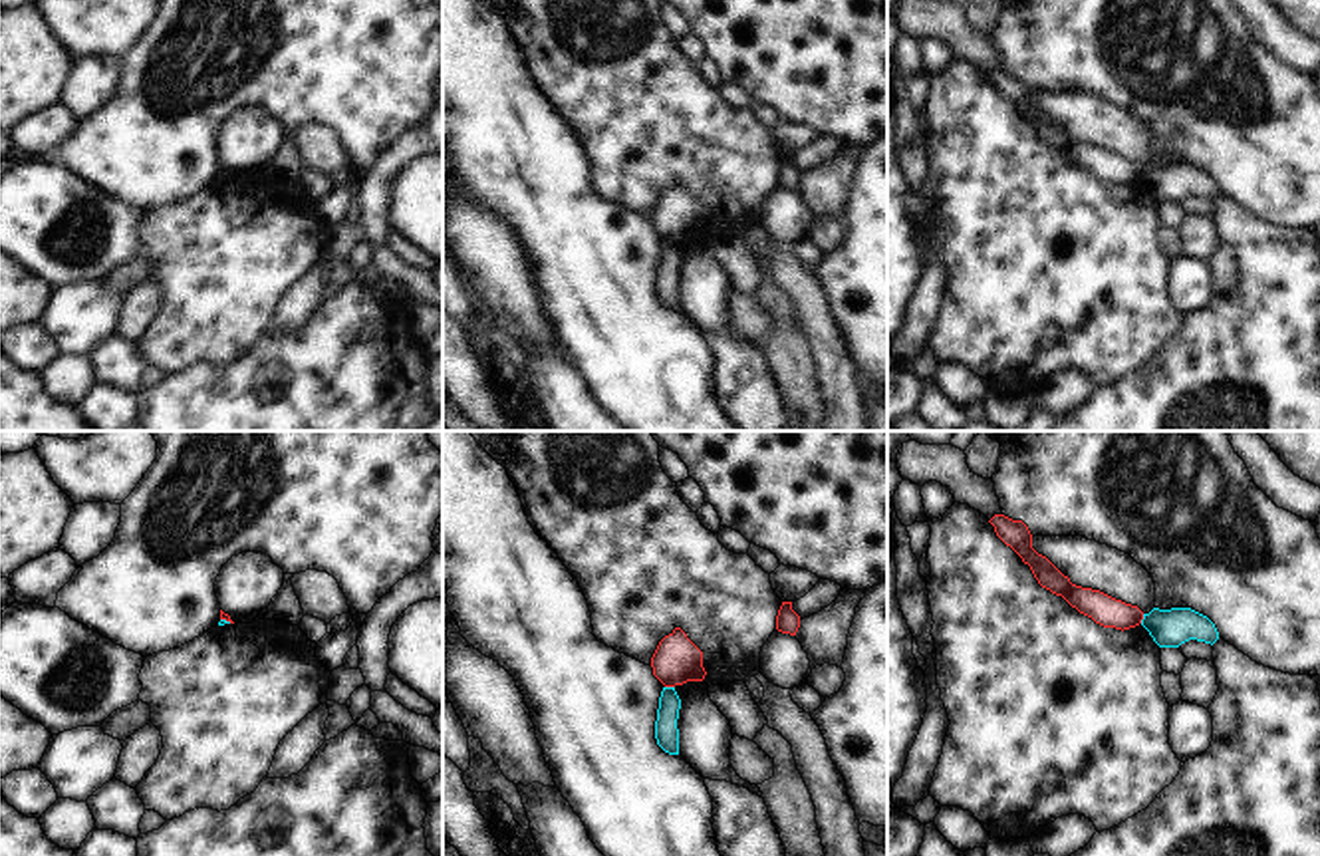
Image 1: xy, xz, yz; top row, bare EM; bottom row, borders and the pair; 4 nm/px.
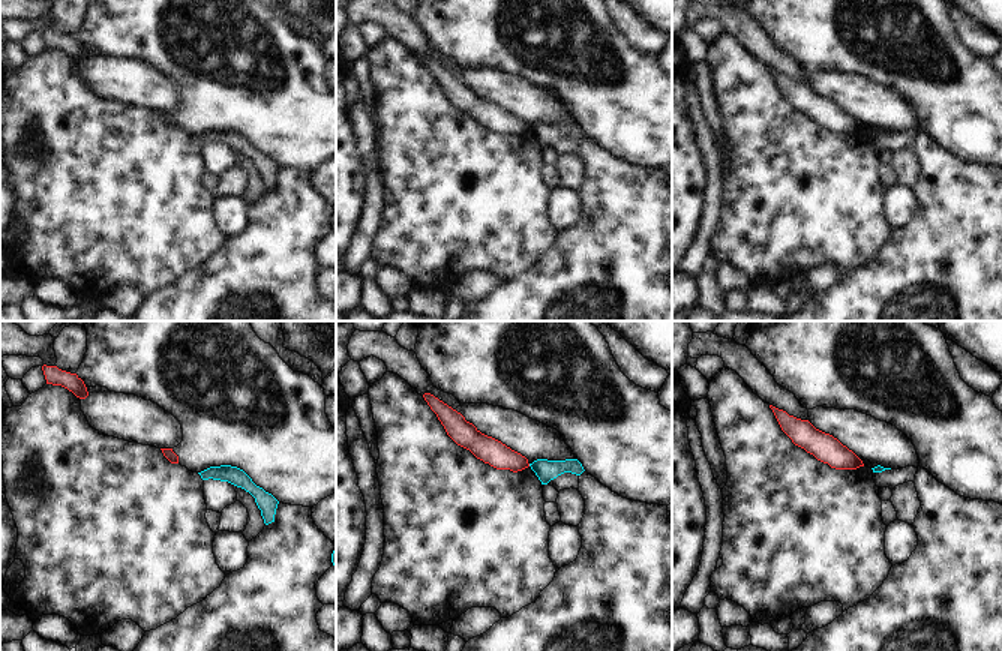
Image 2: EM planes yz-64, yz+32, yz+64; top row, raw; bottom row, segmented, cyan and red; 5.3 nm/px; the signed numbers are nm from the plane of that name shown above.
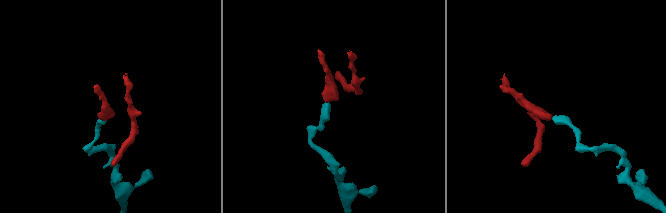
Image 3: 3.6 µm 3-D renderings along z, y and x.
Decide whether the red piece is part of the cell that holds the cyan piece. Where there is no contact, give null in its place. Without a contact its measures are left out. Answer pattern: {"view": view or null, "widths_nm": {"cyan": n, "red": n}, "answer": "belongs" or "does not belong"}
{"view": "xz", "widths_nm": {"cyan": 100, "red": 190}, "answer": "does not belong"}

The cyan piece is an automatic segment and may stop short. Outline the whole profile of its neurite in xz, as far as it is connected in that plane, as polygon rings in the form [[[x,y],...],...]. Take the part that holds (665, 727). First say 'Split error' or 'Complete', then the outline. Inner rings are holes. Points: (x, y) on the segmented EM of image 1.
Complete. [[[663,687],[655,721],[655,739],[657,745],[669,755],[679,755],[679,709],[681,699],[675,687]]]

